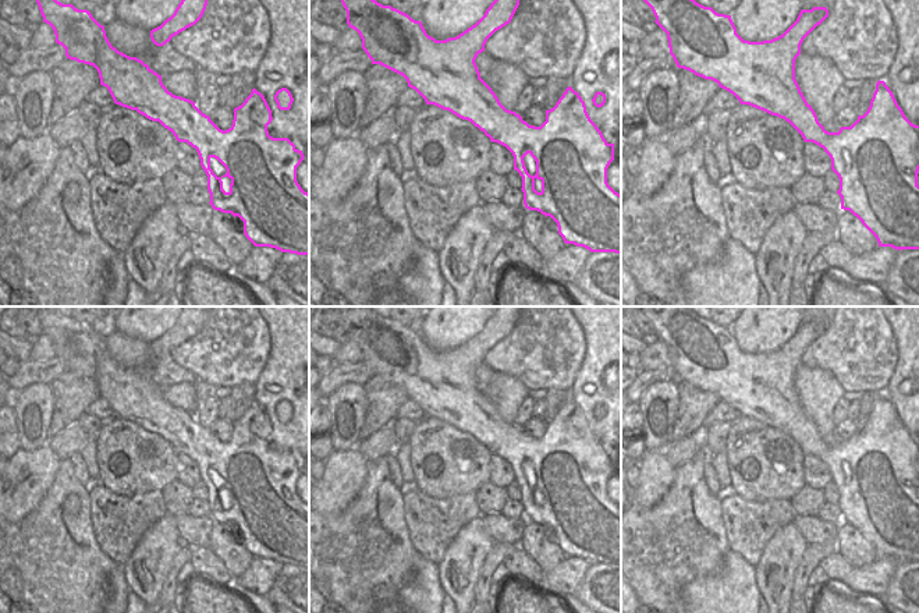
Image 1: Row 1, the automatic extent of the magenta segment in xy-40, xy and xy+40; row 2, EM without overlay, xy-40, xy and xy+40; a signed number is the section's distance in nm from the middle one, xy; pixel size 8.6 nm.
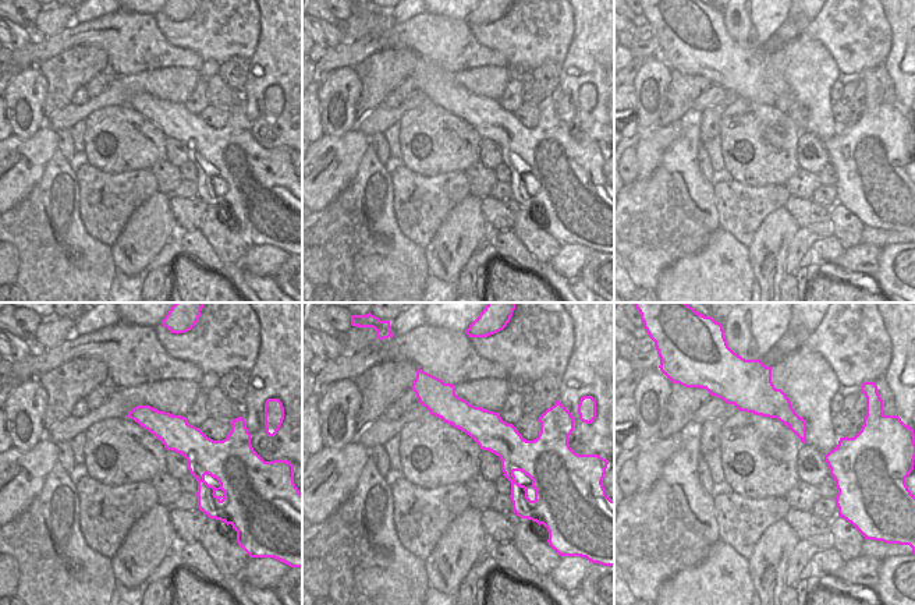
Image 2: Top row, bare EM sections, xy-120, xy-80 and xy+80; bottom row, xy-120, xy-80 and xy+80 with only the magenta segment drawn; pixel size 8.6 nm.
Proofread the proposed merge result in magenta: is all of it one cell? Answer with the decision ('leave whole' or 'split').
leave whole

